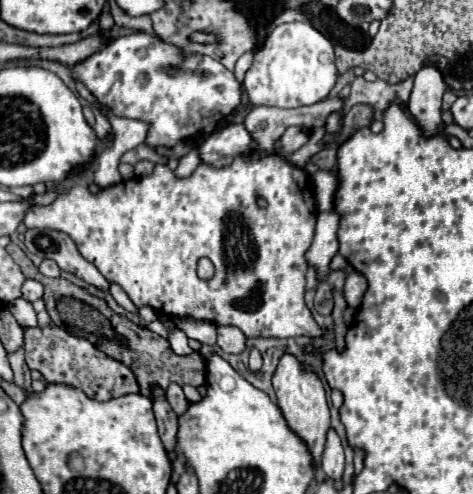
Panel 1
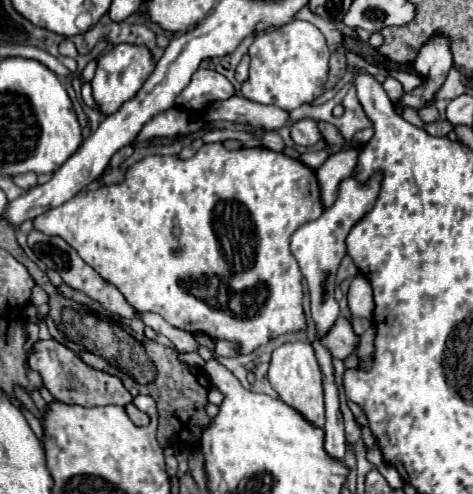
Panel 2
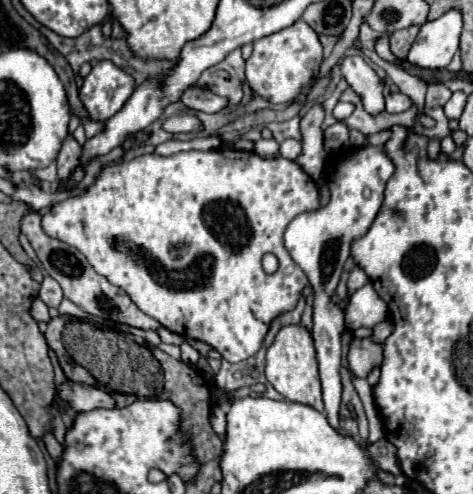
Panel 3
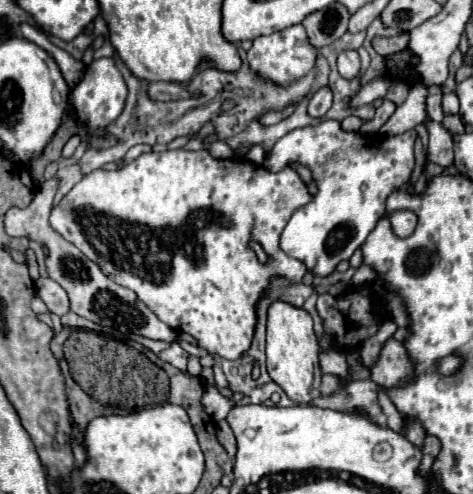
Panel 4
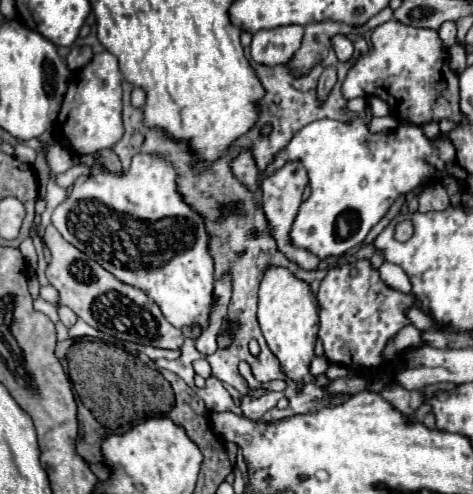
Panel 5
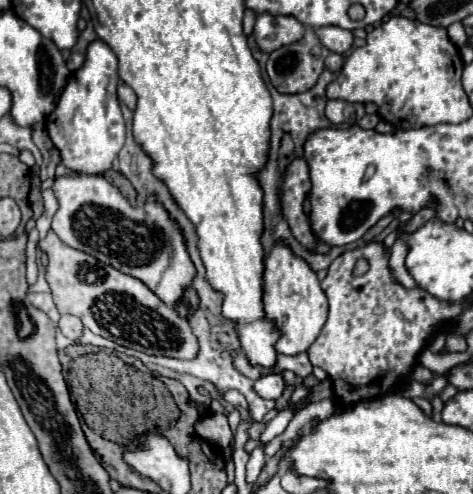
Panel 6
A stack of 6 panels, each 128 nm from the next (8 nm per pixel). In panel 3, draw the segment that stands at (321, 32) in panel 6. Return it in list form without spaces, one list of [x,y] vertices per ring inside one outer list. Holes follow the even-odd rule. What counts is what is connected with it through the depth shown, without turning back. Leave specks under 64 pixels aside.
[[[346,56],[342,60],[342,74],[352,90],[360,96],[364,110],[372,116],[384,112],[384,86],[378,74],[362,60],[362,56]]]

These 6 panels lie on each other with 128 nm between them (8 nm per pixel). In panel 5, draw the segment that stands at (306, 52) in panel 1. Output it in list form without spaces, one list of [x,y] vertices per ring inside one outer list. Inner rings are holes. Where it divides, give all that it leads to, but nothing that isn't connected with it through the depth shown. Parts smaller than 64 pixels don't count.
[[[278,26],[252,36],[252,58],[264,66],[286,66],[300,48],[304,26]]]

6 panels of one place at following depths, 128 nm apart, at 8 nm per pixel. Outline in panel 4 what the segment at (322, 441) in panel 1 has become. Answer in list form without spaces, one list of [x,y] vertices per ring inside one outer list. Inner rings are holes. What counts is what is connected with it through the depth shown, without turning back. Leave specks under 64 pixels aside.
[[[274,302],[268,310],[266,368],[270,378],[286,392],[286,396],[294,404],[310,404],[320,396],[322,370],[320,370],[318,354],[320,354],[320,346],[312,330],[312,318],[308,316],[308,312],[284,302]]]

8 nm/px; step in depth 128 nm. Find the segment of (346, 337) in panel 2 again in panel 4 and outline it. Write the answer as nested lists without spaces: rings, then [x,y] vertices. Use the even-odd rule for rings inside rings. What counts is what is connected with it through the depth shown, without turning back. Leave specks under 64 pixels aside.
[[[390,338],[382,346],[378,360],[370,366],[370,380],[384,388],[406,384],[412,374],[412,364],[408,360],[406,348],[402,342]]]

